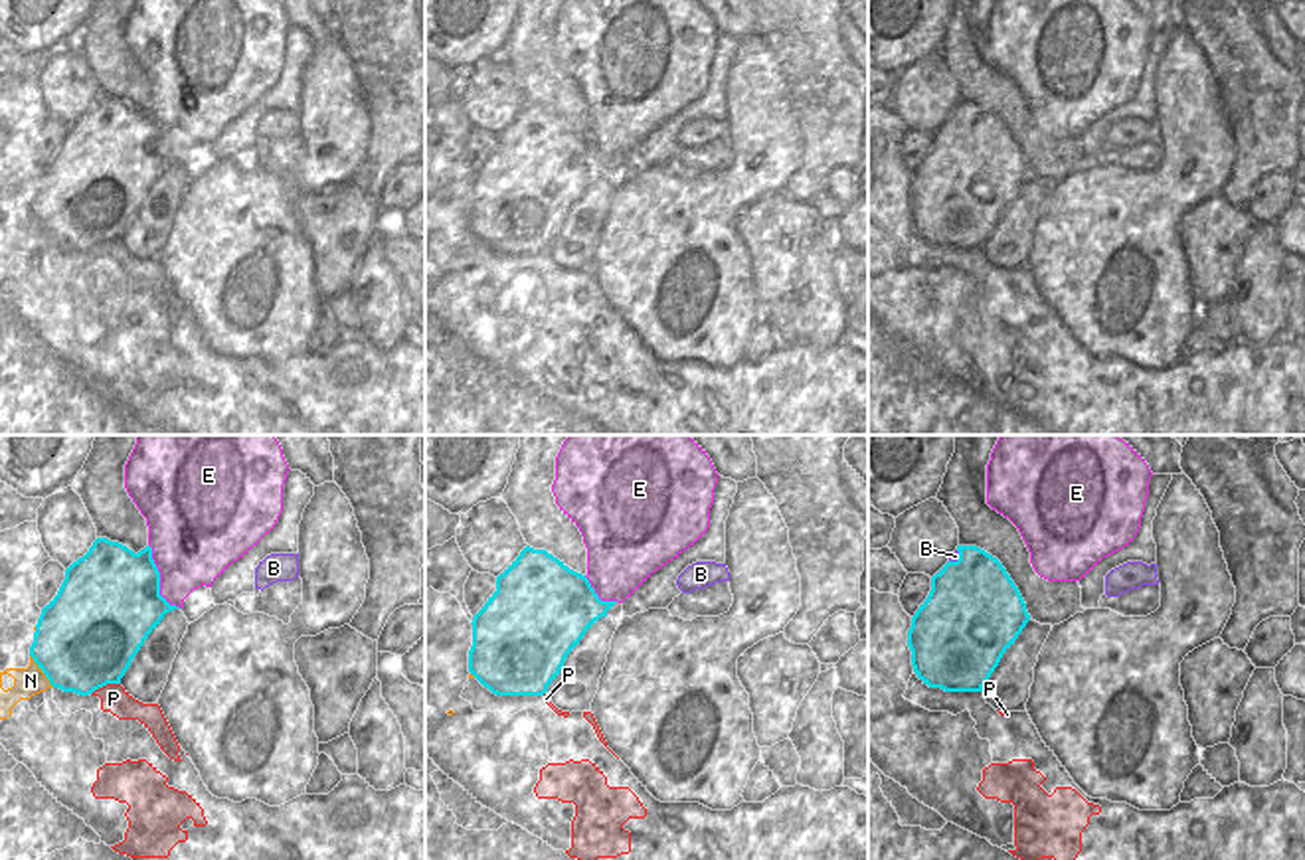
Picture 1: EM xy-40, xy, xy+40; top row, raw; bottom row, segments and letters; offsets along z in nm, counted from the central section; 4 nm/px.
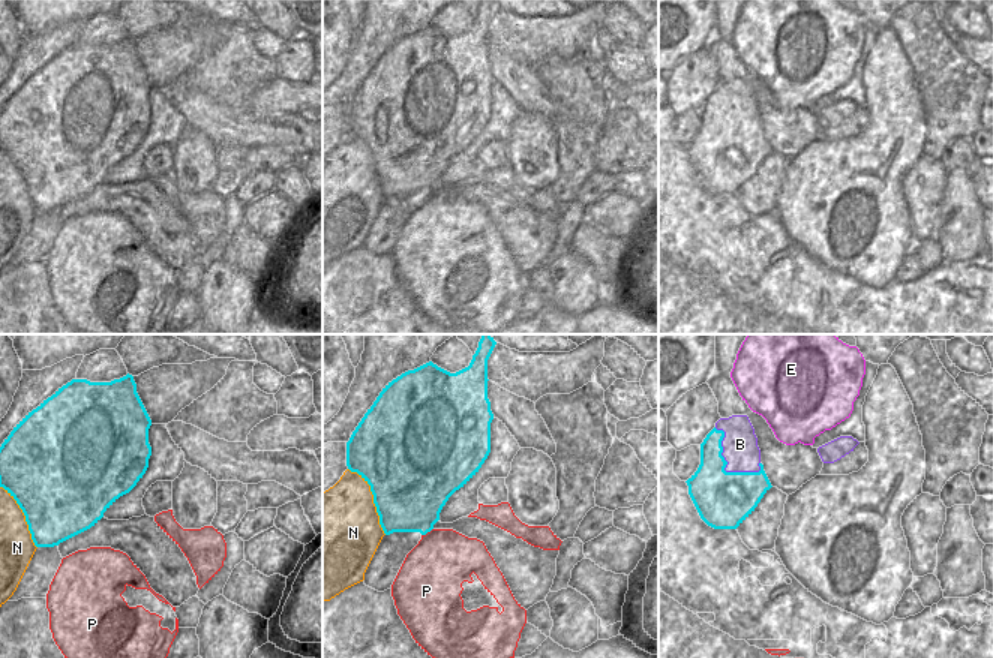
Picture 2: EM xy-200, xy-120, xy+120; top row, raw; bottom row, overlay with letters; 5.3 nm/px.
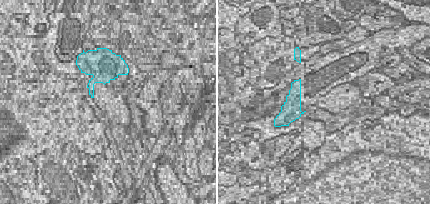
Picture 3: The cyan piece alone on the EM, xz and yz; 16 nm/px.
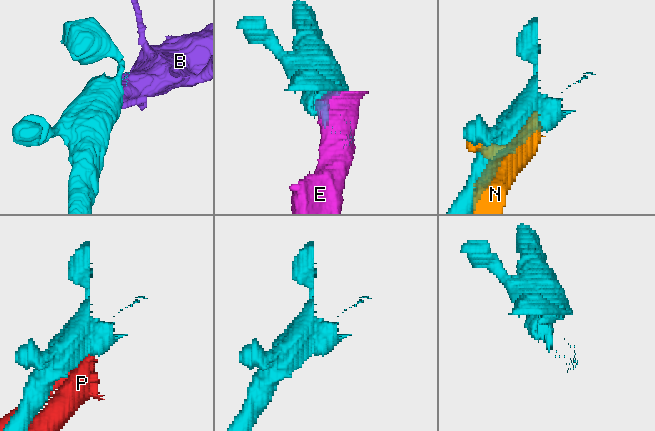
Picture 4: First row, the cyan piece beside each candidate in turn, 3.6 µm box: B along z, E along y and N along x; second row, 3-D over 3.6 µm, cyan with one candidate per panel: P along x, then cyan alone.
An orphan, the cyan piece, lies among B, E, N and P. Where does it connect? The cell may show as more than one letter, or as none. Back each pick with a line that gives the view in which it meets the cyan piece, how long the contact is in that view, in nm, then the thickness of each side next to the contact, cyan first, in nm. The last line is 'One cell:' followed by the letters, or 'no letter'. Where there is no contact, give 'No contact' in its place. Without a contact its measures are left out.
E: Touches cyan in xy-40. Shared border 300 nm. Thickness 420 nm (cyan) against 380 nm
One cell: E.

